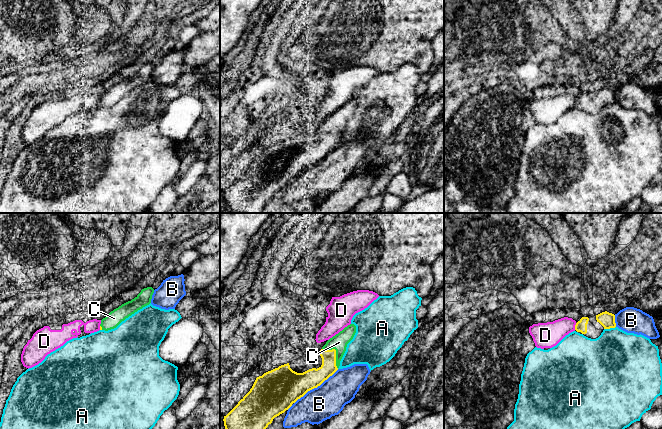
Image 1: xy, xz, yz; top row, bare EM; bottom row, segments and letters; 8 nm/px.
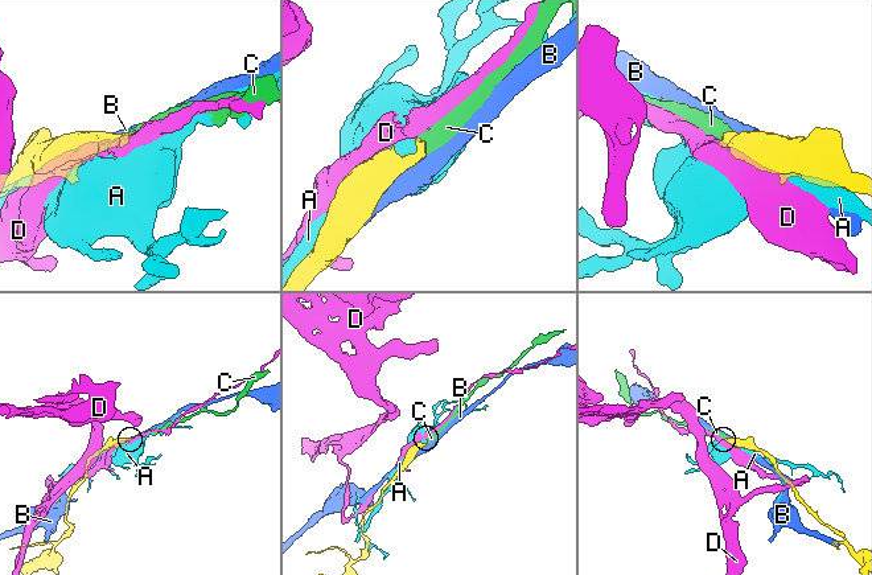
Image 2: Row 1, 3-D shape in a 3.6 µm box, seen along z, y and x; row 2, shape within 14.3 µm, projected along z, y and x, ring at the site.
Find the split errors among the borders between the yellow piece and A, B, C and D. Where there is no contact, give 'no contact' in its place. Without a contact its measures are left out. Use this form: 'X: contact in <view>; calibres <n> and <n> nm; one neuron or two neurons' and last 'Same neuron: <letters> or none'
A: contact in yz; calibres 120 and 460 nm; two neurons
B: contact in xz; calibres 280 and 280 nm; two neurons
C: contact in xz; calibres 140 and 130 nm; one neuron
D: contact in yz; calibres 100 and 200 nm; two neurons
Same neuron: C

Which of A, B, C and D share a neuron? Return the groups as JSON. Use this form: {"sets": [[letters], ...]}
{"sets": [["A"], ["B"], ["C"], ["D"]]}

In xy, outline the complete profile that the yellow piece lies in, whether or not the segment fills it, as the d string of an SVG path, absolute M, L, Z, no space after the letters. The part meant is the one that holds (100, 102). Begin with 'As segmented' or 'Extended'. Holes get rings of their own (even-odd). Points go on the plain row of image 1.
Extended. M152 63L142 65L134 75L122 80L103 94L101 96L100 106L108 107L116 104L126 94L149 81L151 79L153 69L154 65Z

